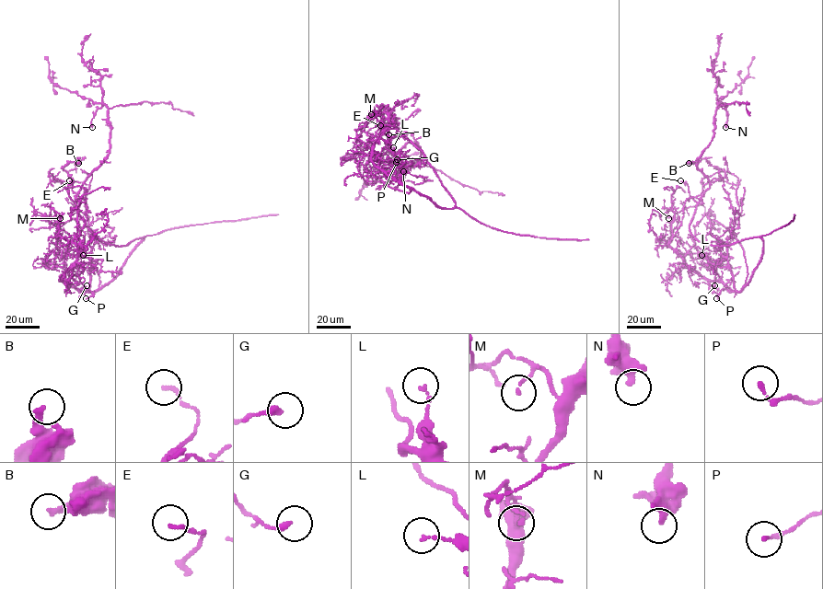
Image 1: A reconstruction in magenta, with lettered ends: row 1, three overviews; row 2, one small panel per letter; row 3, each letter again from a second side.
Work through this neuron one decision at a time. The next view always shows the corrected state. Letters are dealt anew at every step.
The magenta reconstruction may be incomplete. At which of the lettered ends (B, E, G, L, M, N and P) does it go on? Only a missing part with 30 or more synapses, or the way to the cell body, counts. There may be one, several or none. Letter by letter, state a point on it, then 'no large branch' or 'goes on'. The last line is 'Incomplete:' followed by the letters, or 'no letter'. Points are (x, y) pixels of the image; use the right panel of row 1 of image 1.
B: place (689, 163); no large branch
E: place (680, 180); no large branch
G: place (714, 285); no large branch
L: place (701, 255); no large branch
M: place (668, 218); no large branch
N: place (725, 127); no large branch
P: place (716, 298); no large branch
Incomplete: no letter

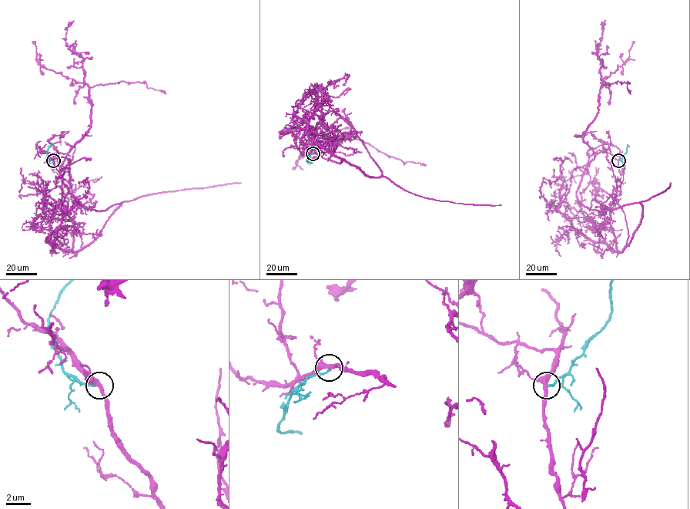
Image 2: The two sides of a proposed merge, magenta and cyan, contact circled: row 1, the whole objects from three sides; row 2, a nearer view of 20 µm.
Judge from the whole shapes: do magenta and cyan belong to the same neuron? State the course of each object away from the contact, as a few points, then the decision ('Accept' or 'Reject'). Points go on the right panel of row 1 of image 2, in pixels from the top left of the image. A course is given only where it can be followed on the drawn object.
Course of magenta: (618, 160), (614, 251), (558, 210), (572, 170), (594, 158), (583, 136), (600, 88), (624, 82), (631, 94). Course of cyan: (618, 160), (628, 146). Reject

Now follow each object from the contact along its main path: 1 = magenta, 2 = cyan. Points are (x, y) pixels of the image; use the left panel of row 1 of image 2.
1: (53, 160), (77, 205), (70, 251), (47, 239), (89, 88), (166, 94)
2: (53, 160), (48, 158), (47, 152), (50, 146), (48, 146)

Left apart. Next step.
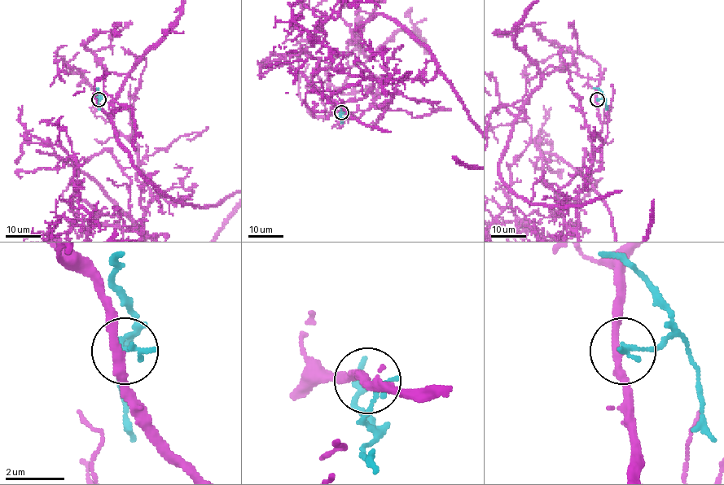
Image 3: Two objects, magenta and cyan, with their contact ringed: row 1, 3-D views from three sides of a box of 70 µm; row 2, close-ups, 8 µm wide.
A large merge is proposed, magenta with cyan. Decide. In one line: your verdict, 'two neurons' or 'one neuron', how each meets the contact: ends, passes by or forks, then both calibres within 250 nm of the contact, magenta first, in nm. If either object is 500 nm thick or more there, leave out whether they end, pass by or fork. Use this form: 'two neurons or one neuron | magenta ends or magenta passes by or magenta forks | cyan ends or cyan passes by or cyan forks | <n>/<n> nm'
two neurons | magenta passes by | cyan ends | 280/200 nm

